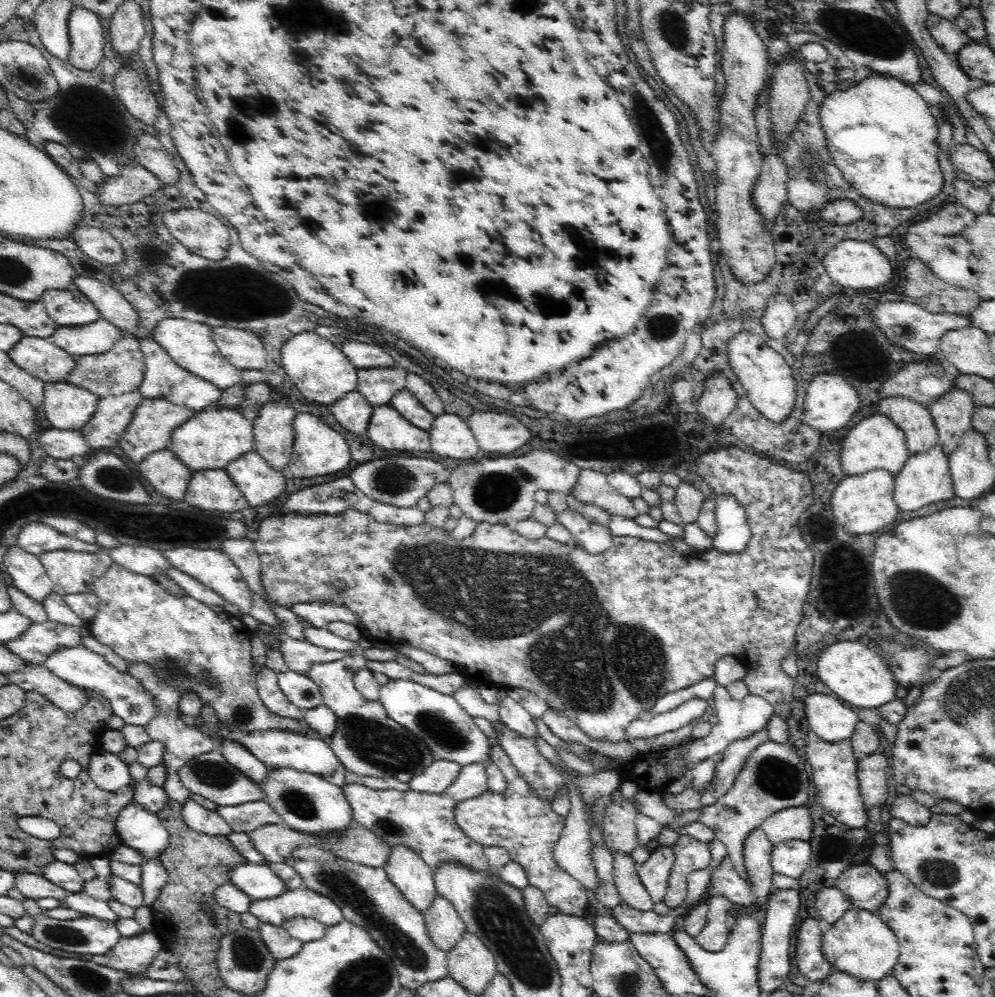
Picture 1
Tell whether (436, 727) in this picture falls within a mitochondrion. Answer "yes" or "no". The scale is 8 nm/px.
yes

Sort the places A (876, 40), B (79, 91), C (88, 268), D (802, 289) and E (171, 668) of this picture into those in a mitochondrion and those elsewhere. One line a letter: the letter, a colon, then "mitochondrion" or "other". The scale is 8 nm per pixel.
A: mitochondrion
B: mitochondrion
C: other
D: other
E: mitochondrion

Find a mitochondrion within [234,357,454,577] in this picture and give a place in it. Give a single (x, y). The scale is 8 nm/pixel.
(394, 479)

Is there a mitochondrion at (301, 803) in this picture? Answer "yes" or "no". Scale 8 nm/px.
yes

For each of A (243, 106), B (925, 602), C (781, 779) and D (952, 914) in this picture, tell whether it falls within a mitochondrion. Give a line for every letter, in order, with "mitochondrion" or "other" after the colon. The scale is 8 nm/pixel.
A: other
B: mitochondrion
C: mitochondrion
D: other

